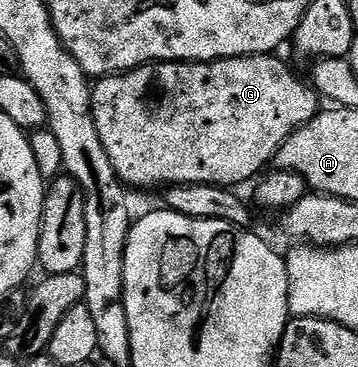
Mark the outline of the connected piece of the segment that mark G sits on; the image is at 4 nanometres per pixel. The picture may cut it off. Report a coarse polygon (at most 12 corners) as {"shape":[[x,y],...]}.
{"shape":[[280,57],[92,87],[129,188],[255,180],[322,107]]}

